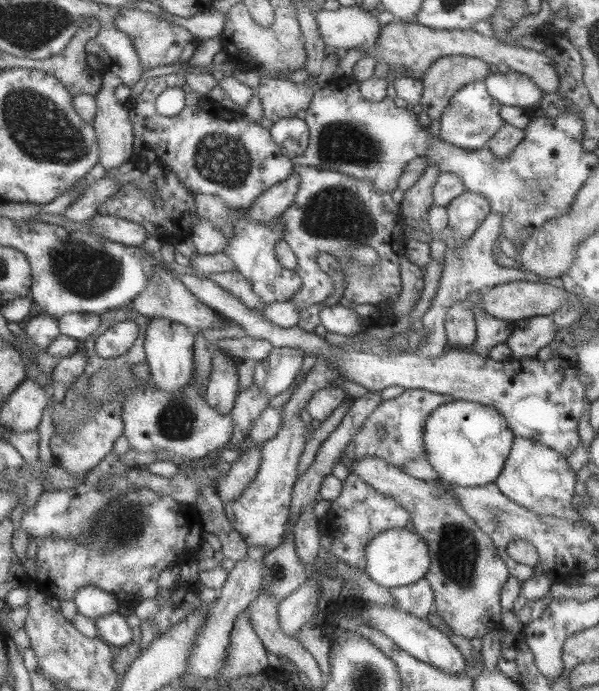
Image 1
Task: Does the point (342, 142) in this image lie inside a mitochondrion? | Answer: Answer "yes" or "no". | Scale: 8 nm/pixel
yes

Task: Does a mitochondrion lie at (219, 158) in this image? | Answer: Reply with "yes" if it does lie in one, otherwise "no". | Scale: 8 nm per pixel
yes

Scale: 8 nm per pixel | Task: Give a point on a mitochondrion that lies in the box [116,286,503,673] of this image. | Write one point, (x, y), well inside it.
(458, 554)

